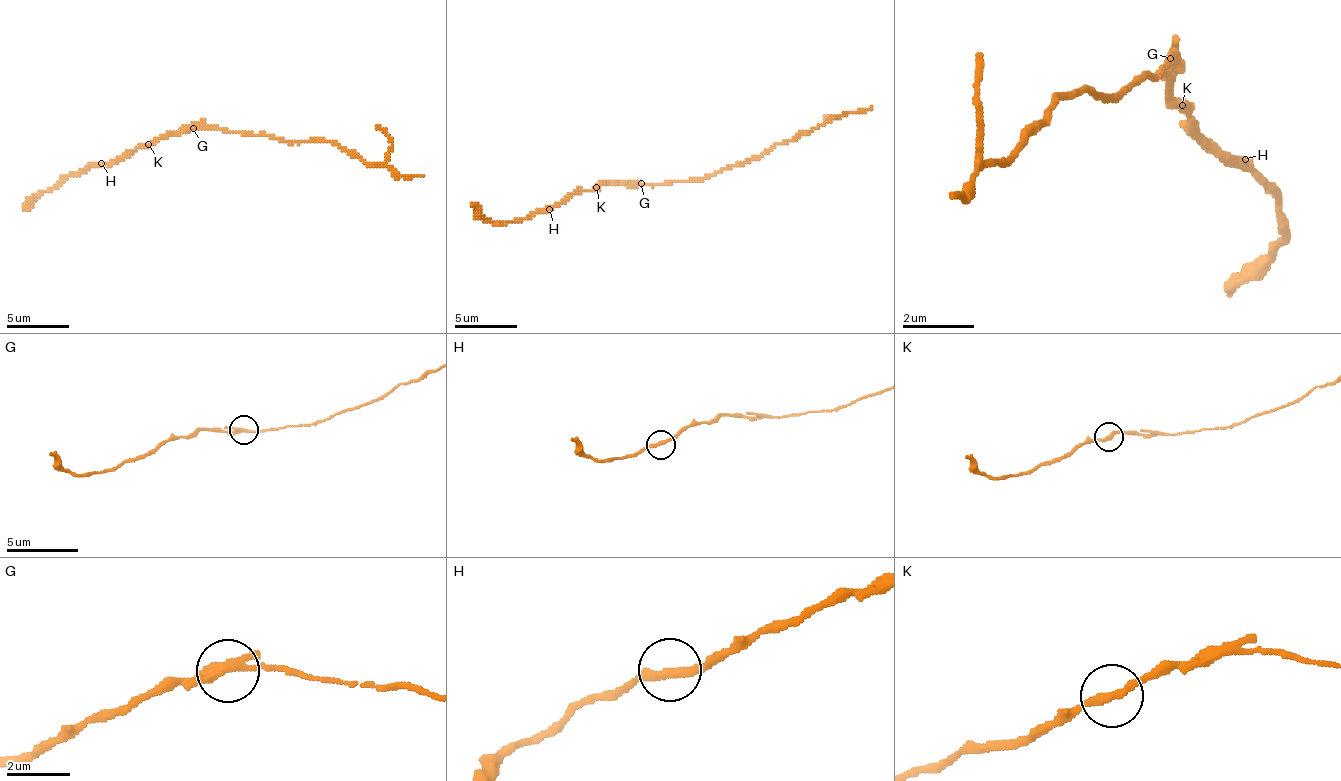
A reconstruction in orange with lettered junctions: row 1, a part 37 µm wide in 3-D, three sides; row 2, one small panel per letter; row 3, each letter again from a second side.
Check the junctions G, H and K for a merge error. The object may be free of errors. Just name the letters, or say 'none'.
G

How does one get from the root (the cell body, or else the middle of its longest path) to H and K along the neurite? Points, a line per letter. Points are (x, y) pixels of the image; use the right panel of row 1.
H: (1173, 60), (1173, 87), (1191, 105), (1191, 123), (1227, 159), (1245, 159)
K: (1173, 60), (1173, 96), (1182, 105)

